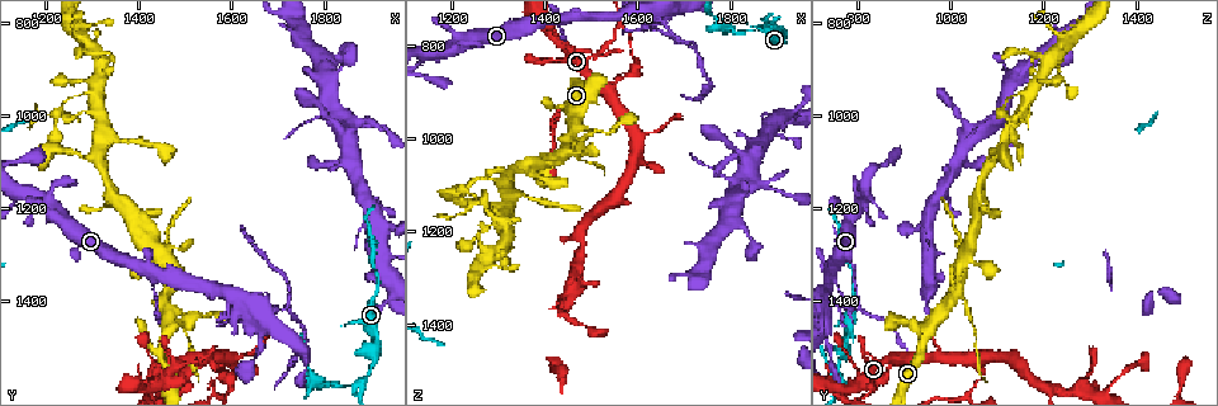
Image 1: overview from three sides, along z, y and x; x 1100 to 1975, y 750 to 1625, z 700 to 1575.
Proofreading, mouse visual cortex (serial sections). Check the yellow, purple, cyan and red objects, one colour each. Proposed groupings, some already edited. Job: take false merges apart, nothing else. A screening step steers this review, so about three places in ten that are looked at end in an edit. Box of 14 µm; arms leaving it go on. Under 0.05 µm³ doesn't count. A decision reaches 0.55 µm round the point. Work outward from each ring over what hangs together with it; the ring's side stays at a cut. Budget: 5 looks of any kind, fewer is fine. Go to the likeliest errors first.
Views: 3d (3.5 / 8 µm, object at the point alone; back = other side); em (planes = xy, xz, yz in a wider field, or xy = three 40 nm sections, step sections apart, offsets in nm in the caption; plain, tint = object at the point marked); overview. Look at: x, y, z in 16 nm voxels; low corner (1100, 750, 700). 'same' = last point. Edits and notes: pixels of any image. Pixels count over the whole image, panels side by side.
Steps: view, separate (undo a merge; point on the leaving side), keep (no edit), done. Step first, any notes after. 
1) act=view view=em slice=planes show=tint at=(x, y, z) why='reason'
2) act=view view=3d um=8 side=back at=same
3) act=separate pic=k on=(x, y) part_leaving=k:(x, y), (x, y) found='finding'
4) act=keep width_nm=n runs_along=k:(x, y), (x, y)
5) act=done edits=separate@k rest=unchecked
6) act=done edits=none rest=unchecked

act=view view=3d um=3.5 at=(1460, 1375, 1015) why='three arms meet'

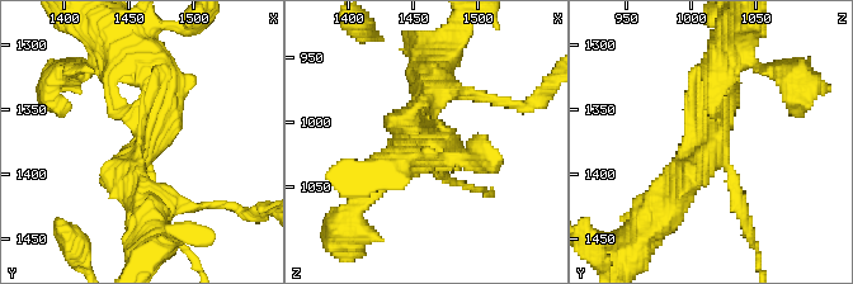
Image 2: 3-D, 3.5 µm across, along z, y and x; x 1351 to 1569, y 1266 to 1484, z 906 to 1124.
act=view view=em slice=xy step=1 show=tint at=(1460, 1376, 1016) why='need the tissue'

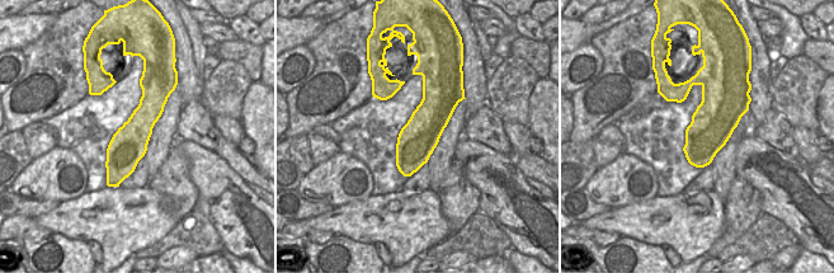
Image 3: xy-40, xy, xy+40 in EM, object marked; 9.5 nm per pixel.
act=separate pic=2 on=(740, 209) arms=3 part_leaving=2:(729, 170), (758, 263) found='two cells meet here'

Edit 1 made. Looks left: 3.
act=view view=3d um=3.5 at=(1580, 1545, 865) why='a narrow waist'

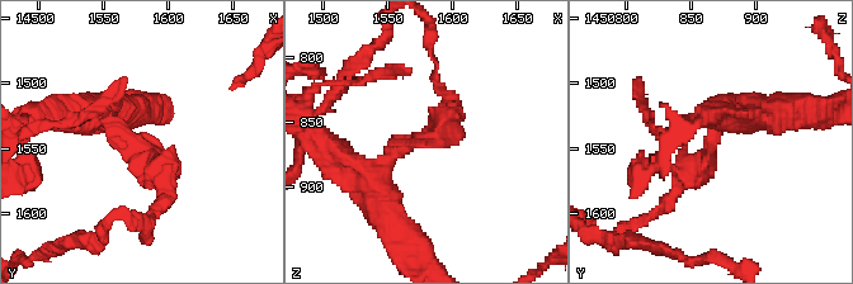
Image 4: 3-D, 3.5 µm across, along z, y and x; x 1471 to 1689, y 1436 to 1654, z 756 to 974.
act=view view=em slice=xy step=5 show=plain at=(1578, 1550, 866) arm_widths_nm=250,250 why='now the EM'

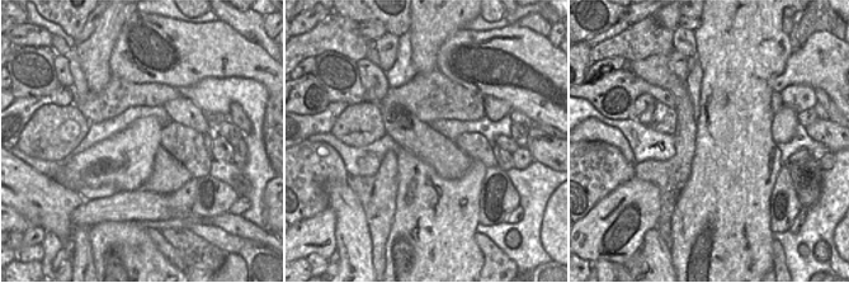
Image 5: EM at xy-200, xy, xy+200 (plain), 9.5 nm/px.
act=view view=em slice=xy step=5 show=tint at=same

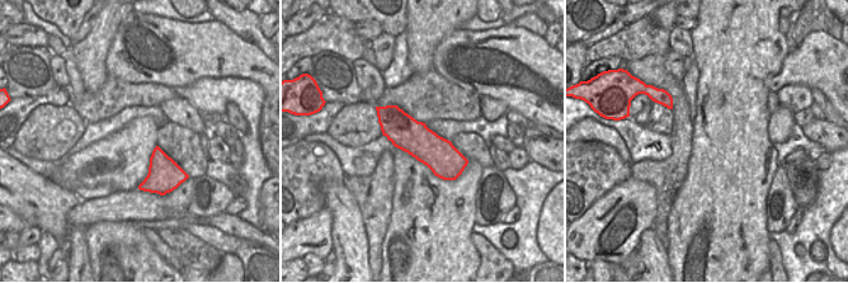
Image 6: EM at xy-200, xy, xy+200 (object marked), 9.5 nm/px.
act=separate pic=4 on=(651, 216) part_leaving=4:(679, 183), (650, 217), (602, 237) found='a second cell is stuck on'

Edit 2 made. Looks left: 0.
act=done edits=separate@2,separate@4 rest=unchecked

